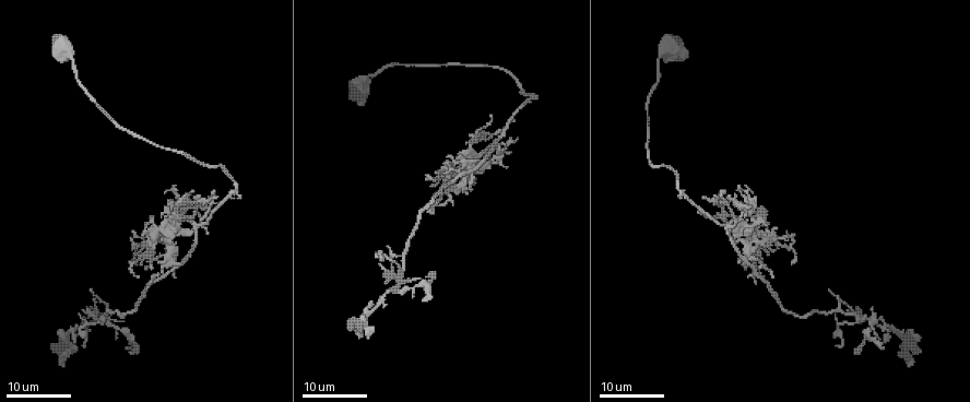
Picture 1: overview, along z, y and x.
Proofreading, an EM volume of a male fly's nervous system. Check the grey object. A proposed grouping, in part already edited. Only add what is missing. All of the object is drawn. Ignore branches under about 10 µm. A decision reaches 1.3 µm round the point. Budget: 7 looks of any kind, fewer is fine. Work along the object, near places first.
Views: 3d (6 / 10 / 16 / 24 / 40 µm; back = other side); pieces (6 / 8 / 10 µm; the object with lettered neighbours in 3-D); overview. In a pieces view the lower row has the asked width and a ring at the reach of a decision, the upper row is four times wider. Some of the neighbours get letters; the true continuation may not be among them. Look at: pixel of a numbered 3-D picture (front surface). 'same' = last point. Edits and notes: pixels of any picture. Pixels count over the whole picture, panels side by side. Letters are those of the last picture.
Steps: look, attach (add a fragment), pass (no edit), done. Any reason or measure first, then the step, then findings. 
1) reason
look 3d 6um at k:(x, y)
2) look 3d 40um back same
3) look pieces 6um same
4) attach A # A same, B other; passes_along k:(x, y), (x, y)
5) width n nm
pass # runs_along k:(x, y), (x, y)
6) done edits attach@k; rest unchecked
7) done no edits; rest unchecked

branch stops here
look 3d 24um at 1:(880, 316)

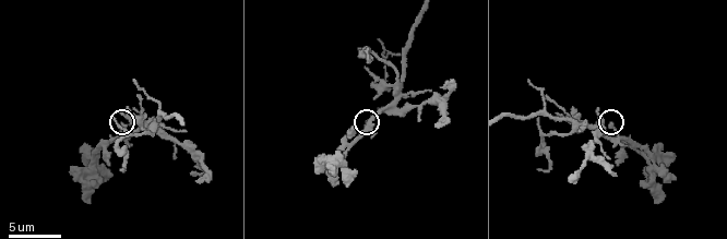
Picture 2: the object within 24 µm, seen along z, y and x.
look pieces 10um at 2:(123, 125)

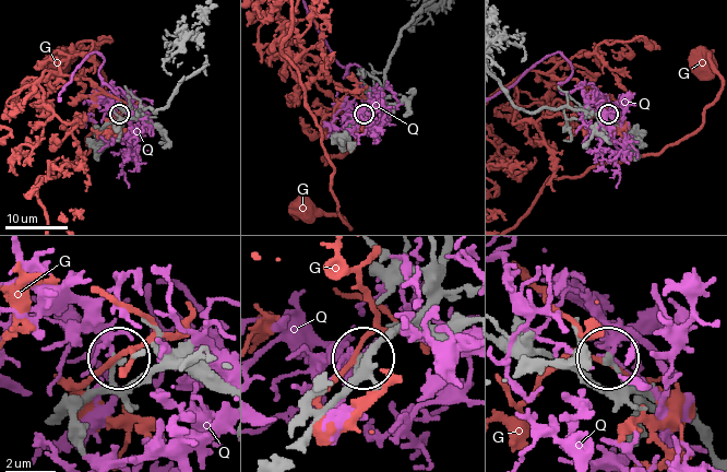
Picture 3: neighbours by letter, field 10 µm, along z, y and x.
width 240 nm
pass # G other, Q other; runs_along 3:(183, 357), (158, 362), (127, 389), (115, 378), (119, 362); no lettered fragment goes on from it

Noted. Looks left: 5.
an open end
look pieces 10um at 2:(441, 87)

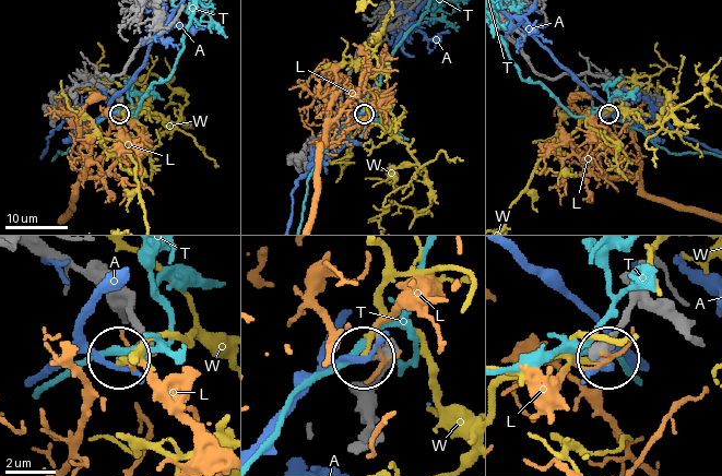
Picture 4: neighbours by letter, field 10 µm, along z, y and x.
pass # A other, L other, T other, W other; none of them fits

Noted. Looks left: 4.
an open end
look 3d 24um at 1:(724, 193)

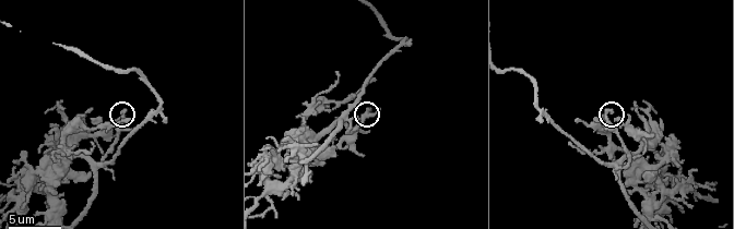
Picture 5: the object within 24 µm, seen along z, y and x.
zoom in
look 3d 10um at 5:(123, 111)

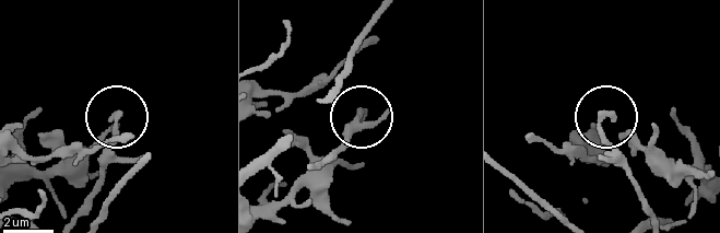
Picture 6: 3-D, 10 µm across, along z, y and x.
see the neighbours
look pieces 10um at 6:(613, 114)

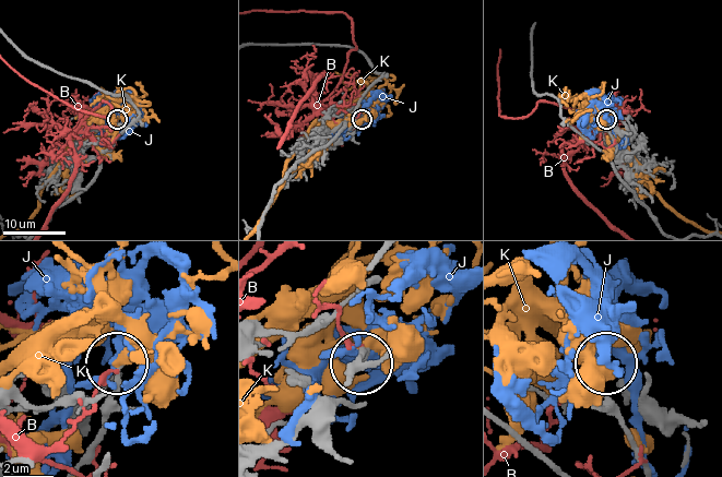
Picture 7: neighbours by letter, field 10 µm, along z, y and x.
pass # B other, J other, K other; runs_along 7:(74, 465), (99, 428), (117, 366); none of them fits

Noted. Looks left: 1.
done no edits; rest unchecked

